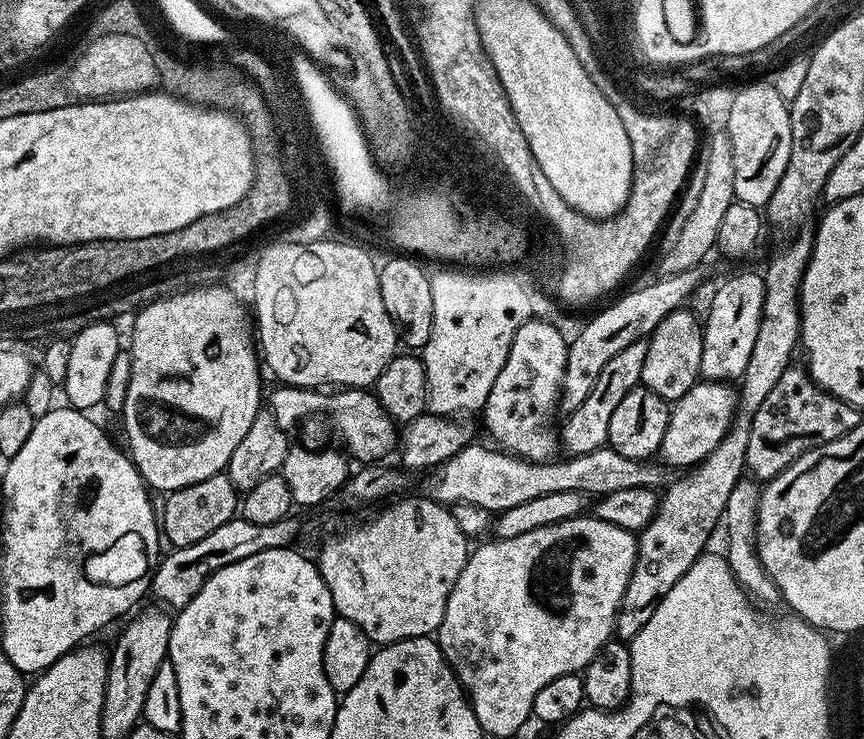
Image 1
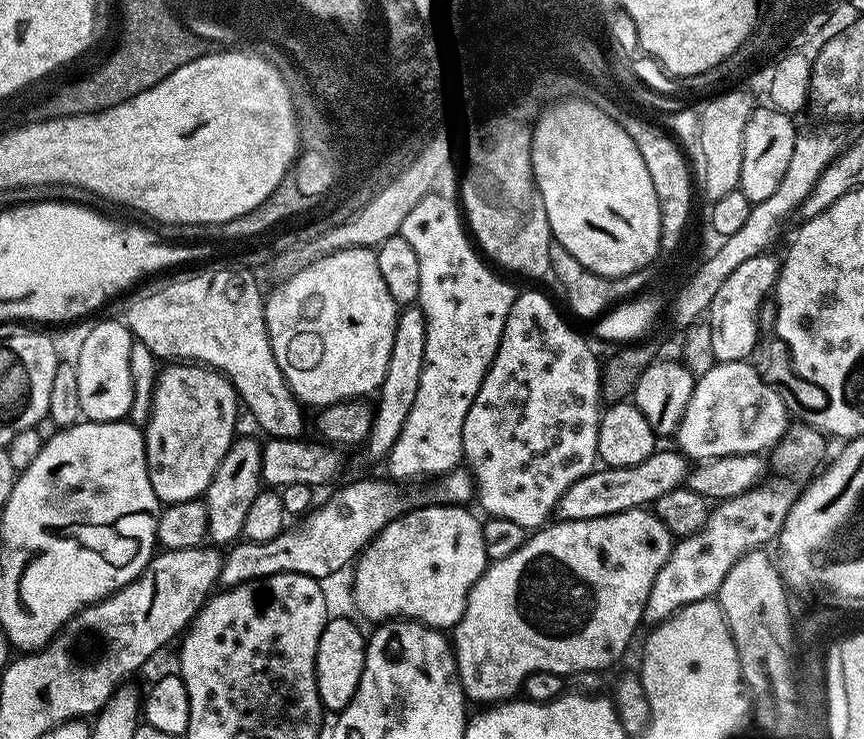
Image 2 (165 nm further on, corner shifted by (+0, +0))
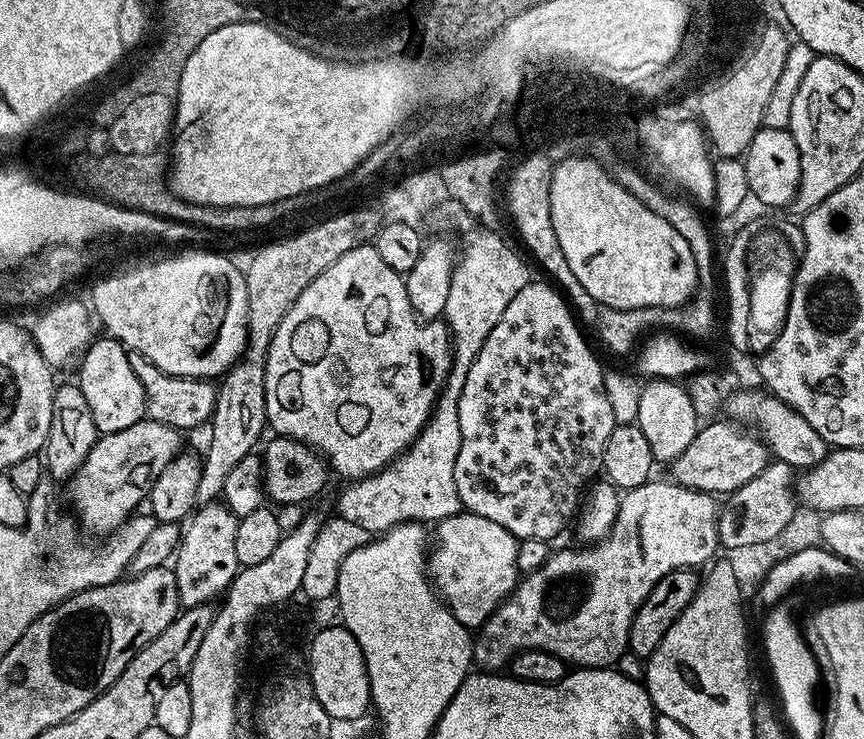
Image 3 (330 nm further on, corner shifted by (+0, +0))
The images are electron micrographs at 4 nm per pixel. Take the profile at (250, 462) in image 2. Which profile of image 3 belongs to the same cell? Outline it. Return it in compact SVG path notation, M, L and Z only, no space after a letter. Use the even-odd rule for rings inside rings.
M215 502L199 505L190 519L183 525L180 546L174 557L174 571L180 602L184 608L193 608L199 604L215 601L215 596L227 593L232 579L240 571L238 554L234 554L234 538L238 534L238 518L228 509L227 504Z

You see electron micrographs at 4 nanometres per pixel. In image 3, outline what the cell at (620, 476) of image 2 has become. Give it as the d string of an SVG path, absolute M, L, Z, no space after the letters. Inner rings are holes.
M716 418L705 423L697 431L694 442L690 442L690 446L686 446L686 450L682 450L678 458L670 461L671 479L690 490L730 494L746 486L746 482L750 482L758 474L762 474L762 470L768 467L769 463L768 446L755 431L727 418Z

